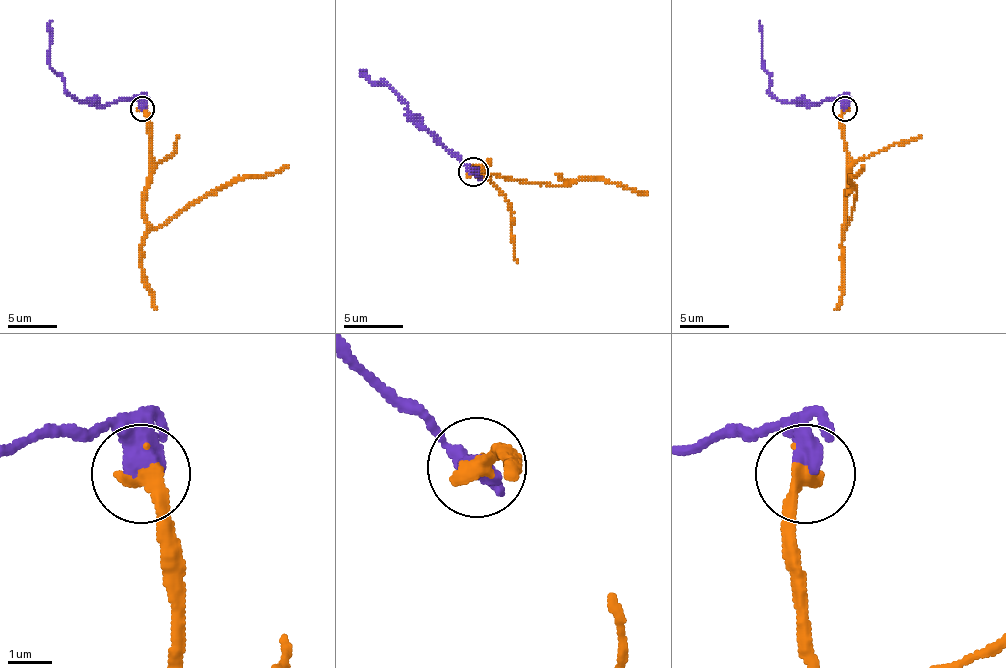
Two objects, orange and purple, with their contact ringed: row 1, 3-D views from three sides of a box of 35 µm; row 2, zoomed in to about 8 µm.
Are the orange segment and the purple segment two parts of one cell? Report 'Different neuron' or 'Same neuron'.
Different neuron

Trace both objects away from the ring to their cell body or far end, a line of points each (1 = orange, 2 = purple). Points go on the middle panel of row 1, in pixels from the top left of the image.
1: (472, 171), (552, 185), (597, 180), (626, 185), (647, 194)
2: (472, 171), (428, 132), (384, 82), (375, 82), (363, 73), (366, 70)

